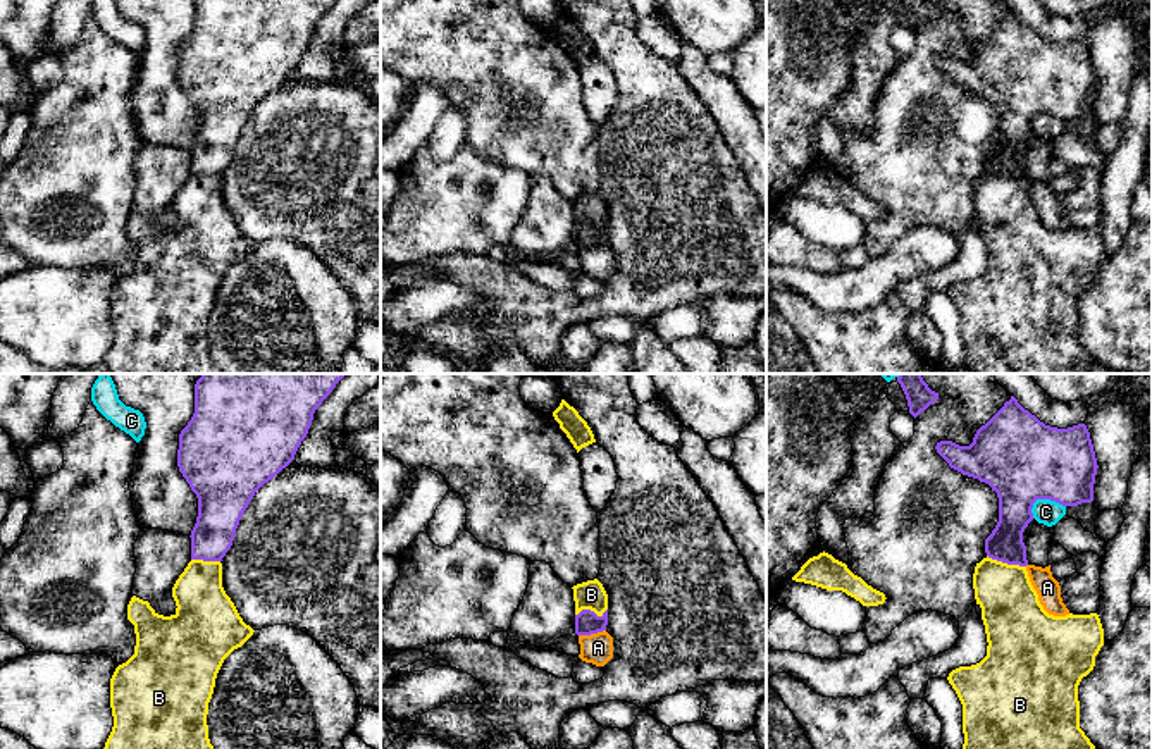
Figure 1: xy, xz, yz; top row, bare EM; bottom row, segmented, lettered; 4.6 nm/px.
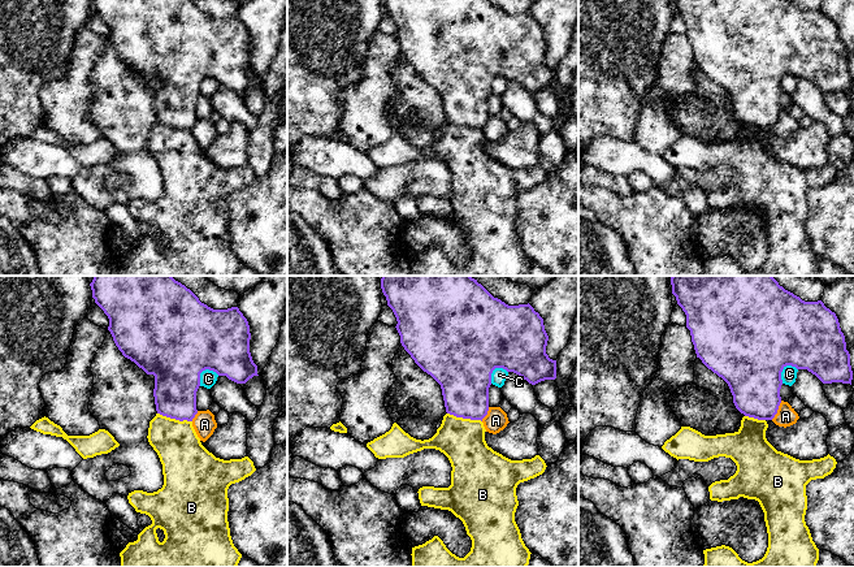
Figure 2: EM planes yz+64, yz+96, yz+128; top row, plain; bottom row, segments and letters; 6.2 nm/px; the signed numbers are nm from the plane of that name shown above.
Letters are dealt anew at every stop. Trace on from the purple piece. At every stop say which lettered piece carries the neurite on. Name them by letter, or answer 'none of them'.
none of them

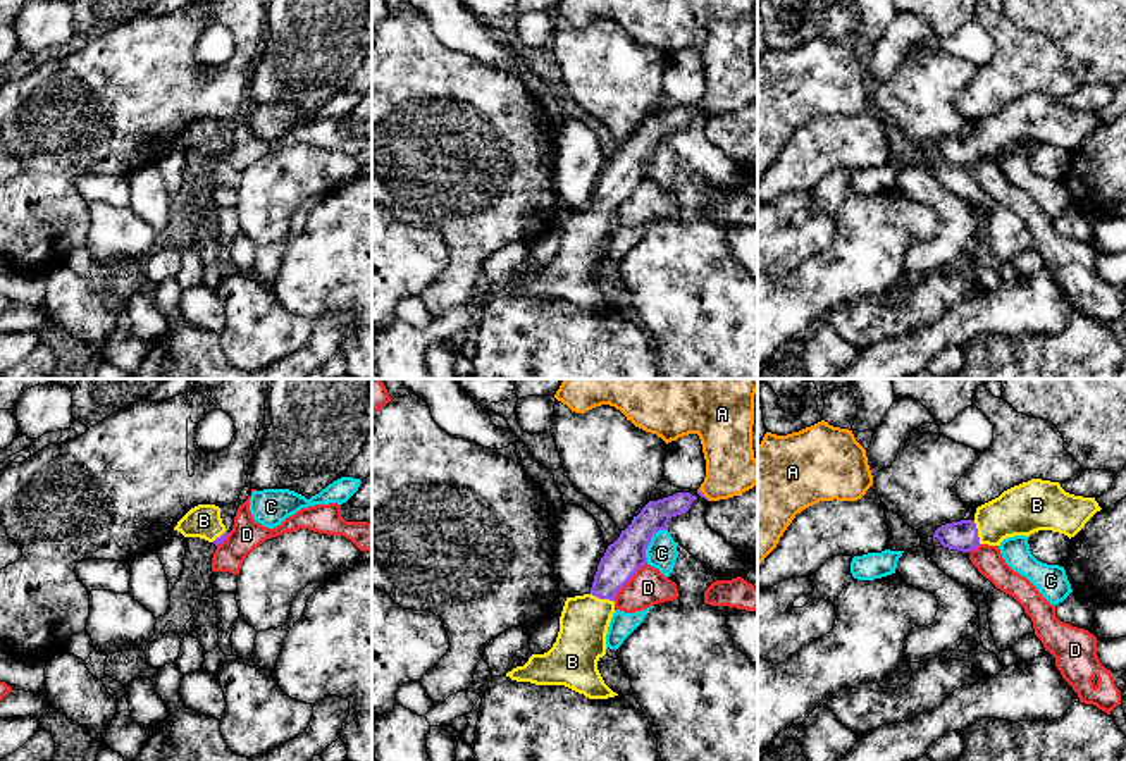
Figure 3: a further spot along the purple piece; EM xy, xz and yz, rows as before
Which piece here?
B

